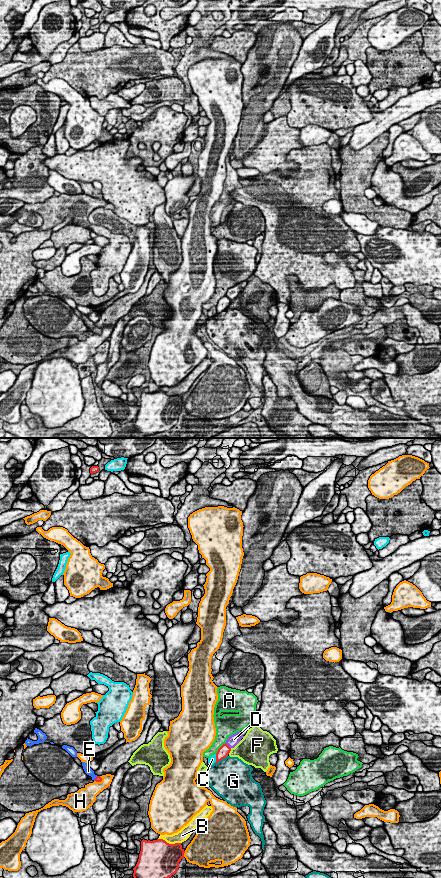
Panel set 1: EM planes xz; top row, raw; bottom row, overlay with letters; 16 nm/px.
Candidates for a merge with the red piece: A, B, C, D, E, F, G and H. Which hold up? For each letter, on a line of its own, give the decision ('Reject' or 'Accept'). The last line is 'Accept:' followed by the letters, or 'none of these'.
A: Reject
B: Reject
C: Reject
D: Reject
E: Accept
F: Reject
G: Reject
H: Reject
Accept: E

